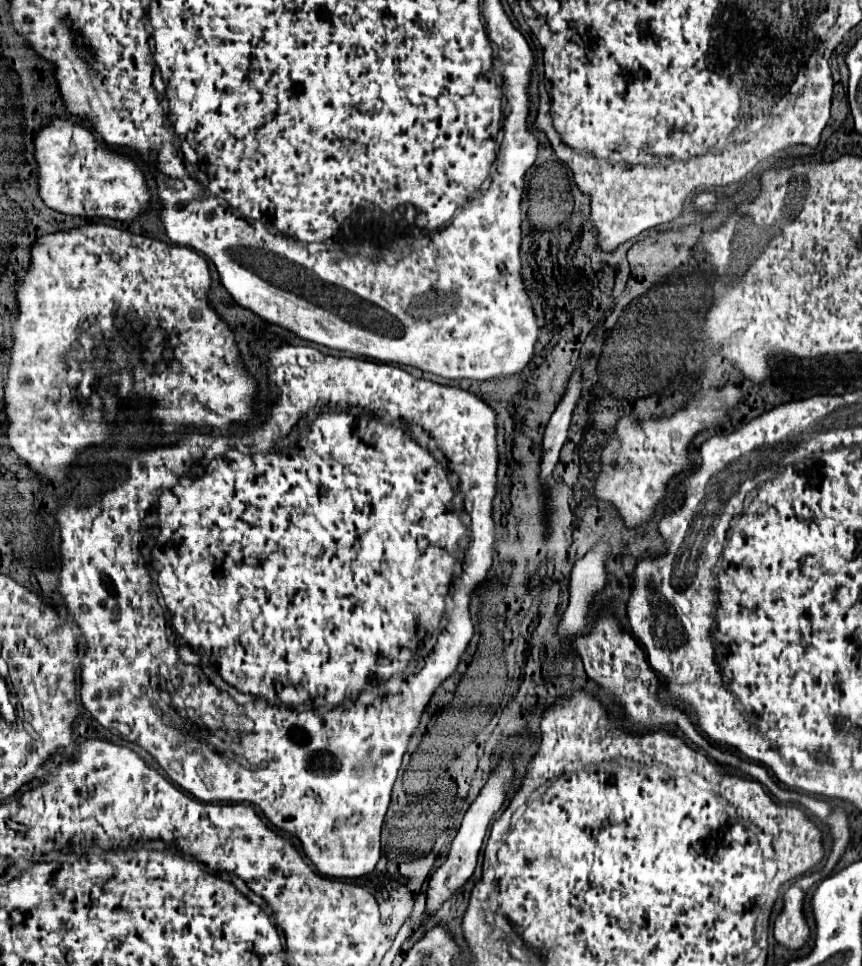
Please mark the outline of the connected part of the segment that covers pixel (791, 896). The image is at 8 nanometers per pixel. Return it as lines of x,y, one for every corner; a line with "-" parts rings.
814,874
798,878
784,894
784,910
774,922
774,938
788,950
800,950
810,940
810,928
804,916
806,890
814,886

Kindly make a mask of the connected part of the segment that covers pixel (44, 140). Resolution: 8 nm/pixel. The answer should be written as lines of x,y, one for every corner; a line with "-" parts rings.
52,116
34,140
34,160
38,164
38,192
44,204
70,216
98,216
132,222
150,206
146,178
138,164
94,138
94,134
68,118

